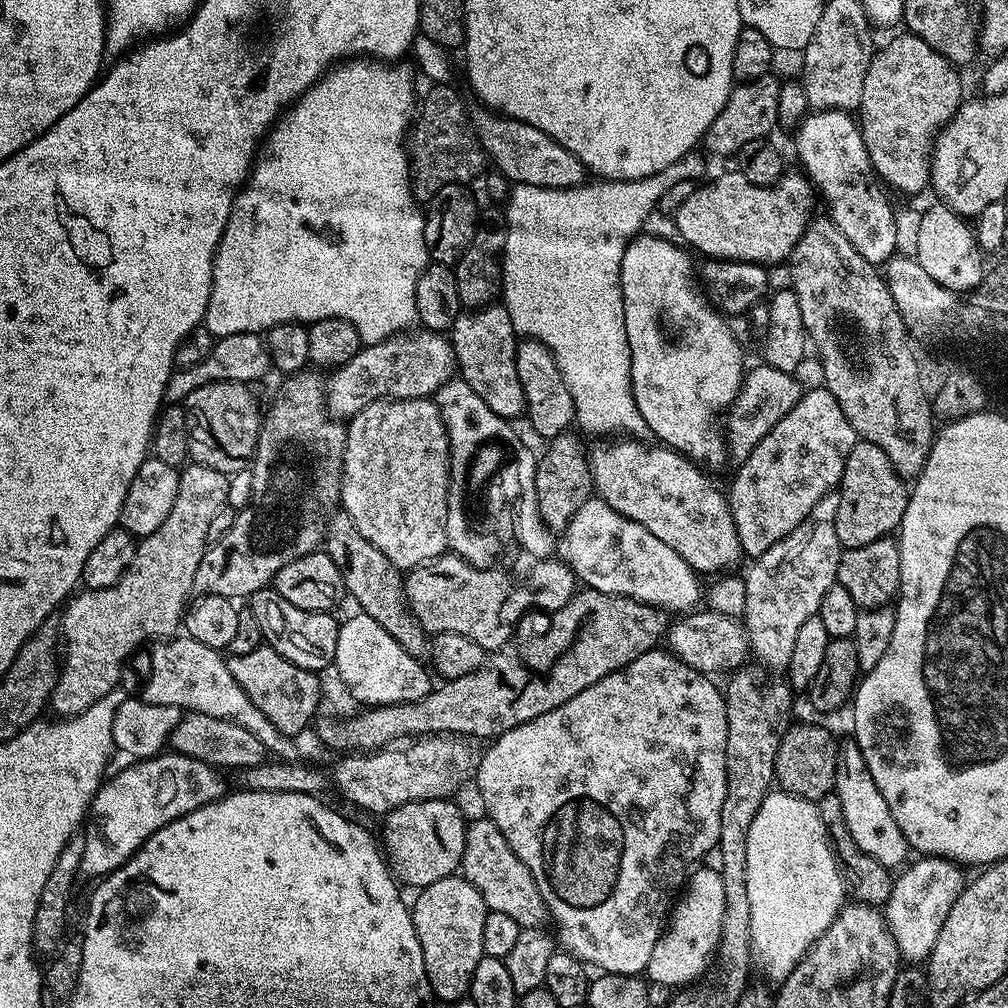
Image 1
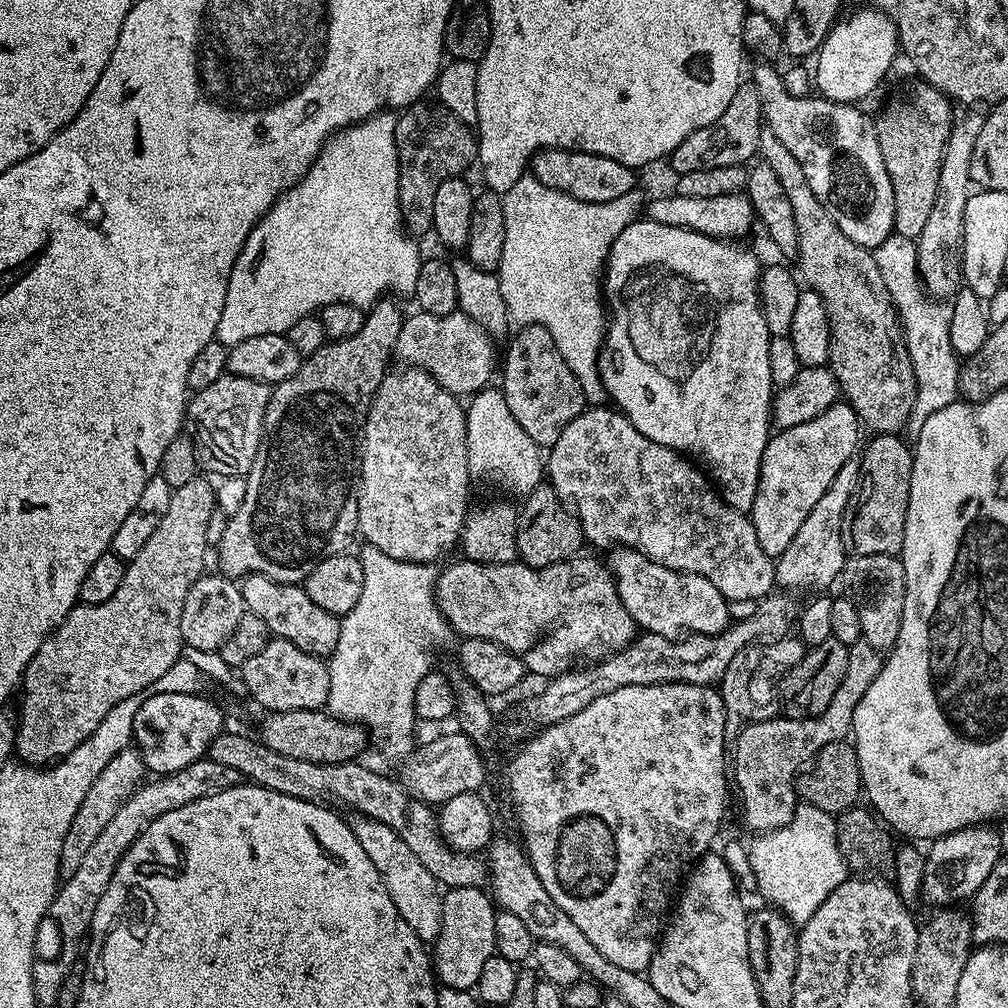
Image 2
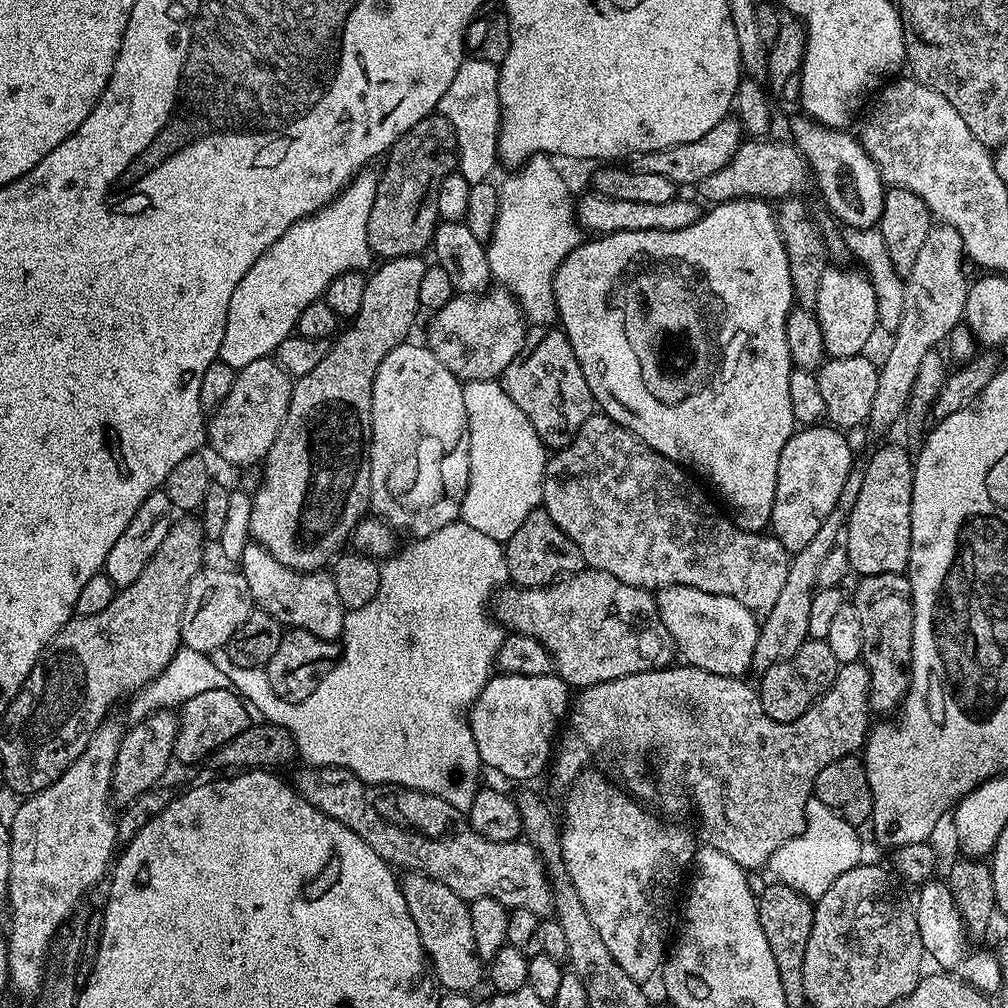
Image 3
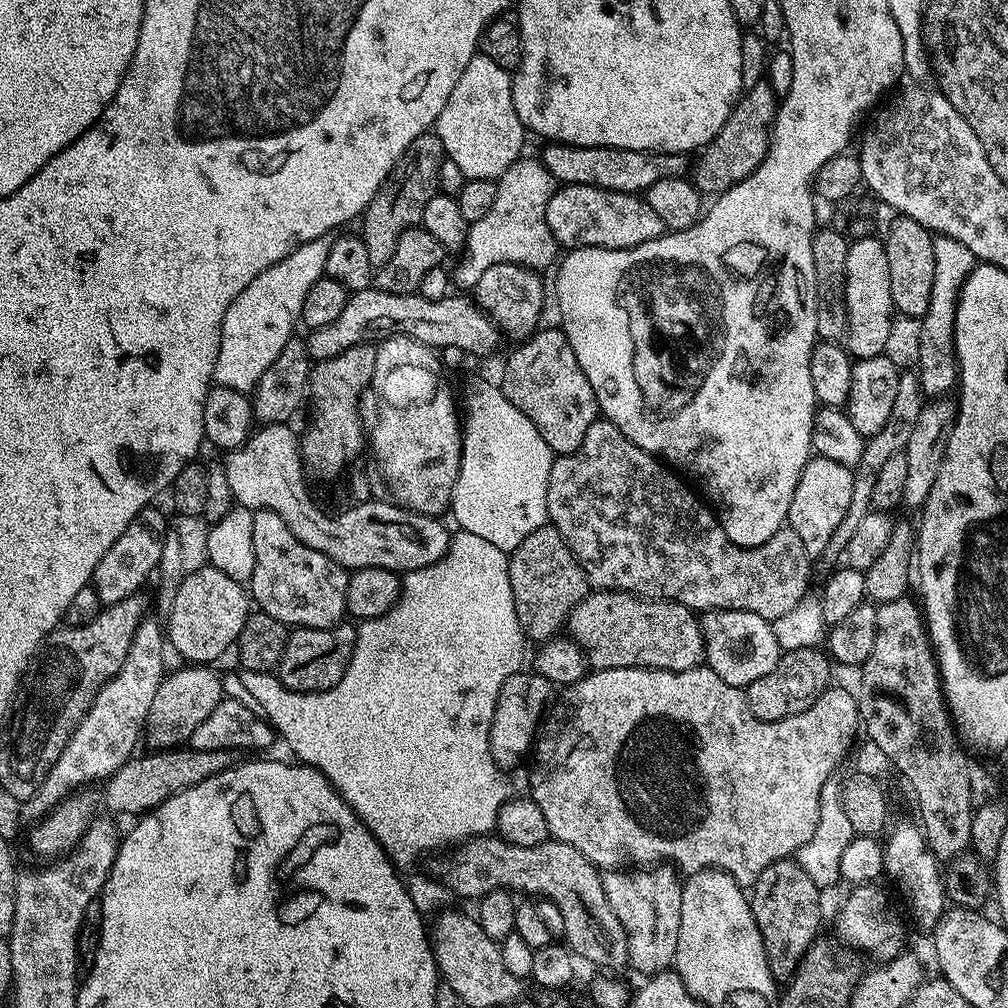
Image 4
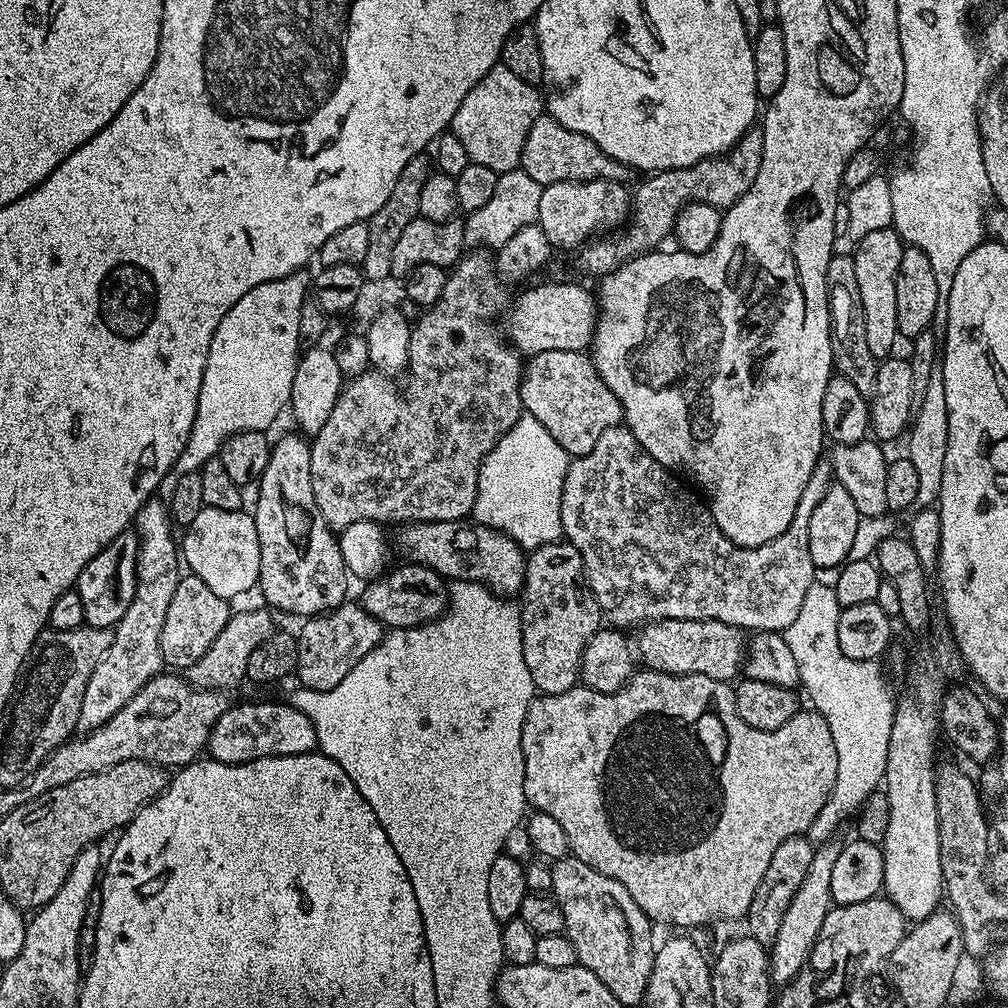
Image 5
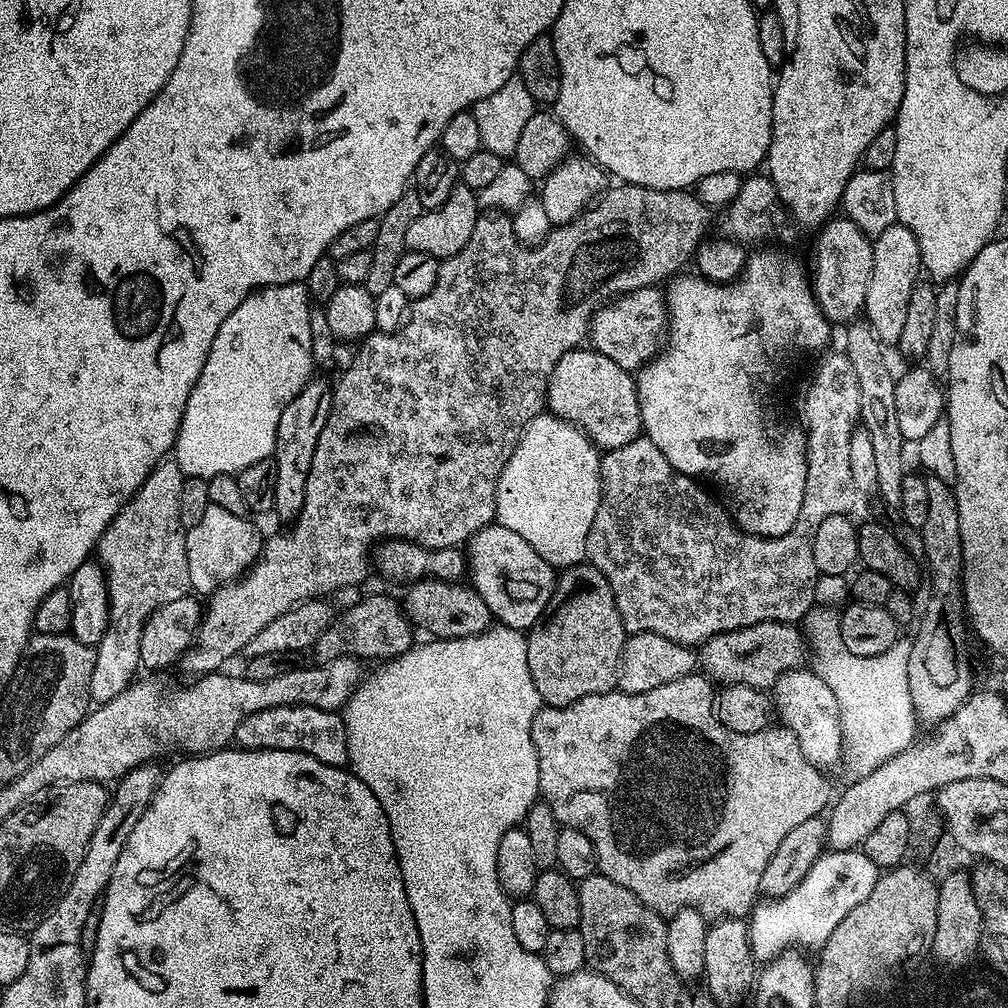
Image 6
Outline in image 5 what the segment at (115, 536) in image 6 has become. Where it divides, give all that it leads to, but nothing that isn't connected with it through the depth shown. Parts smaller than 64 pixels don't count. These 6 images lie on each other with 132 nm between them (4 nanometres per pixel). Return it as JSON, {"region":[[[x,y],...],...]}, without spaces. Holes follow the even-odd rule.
{"region":[[[153,498],[138,510],[134,521],[134,531],[137,538],[140,539],[140,553],[136,563],[136,589],[134,590],[134,602],[122,614],[122,618],[116,623],[112,634],[112,645],[110,650],[94,666],[94,674],[90,674],[90,682],[86,682],[86,690],[80,696],[80,713],[76,723],[76,732],[83,734],[92,732],[98,726],[110,722],[146,682],[150,682],[155,676],[161,675],[165,667],[160,649],[160,639],[162,638],[162,622],[166,622],[166,609],[170,607],[170,598],[174,598],[174,590],[178,590],[178,582],[182,575],[182,556],[178,551],[178,540],[172,537],[172,528],[174,521],[169,513],[168,505],[163,499]]]}

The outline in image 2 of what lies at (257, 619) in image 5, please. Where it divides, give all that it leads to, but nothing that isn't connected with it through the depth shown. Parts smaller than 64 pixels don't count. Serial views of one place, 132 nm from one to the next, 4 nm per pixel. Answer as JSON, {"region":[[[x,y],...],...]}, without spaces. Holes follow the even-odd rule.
{"region":[[[135,747],[123,748],[118,754],[114,754],[114,758],[110,758],[110,763],[102,769],[102,774],[94,778],[94,786],[86,790],[86,798],[82,798],[82,806],[78,806],[78,814],[74,814],[70,830],[66,830],[66,838],[62,838],[62,842],[58,845],[60,870],[65,877],[78,870],[82,857],[89,852],[90,846],[98,839],[98,834],[102,834],[102,829],[109,824],[110,818],[118,814],[118,806],[126,803],[145,780],[144,760]]]}

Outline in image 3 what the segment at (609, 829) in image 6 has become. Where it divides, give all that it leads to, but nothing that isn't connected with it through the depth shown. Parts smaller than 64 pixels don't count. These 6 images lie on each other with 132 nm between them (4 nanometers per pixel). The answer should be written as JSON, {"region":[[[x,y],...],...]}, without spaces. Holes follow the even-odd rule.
{"region":[[[860,660],[839,665],[834,682],[824,695],[809,706],[806,714],[787,724],[764,713],[759,691],[753,685],[751,688],[747,679],[710,674],[691,666],[676,667],[657,666],[650,672],[579,689],[563,721],[558,755],[550,773],[558,783],[570,786],[591,765],[588,764],[591,760],[605,752],[617,774],[624,779],[623,787],[630,790],[635,799],[653,806],[685,792],[696,807],[699,839],[707,847],[722,850],[722,854],[734,858],[745,870],[763,869],[778,846],[802,834],[806,802],[813,799],[818,774],[822,774],[830,762],[838,762],[838,758],[863,749],[870,731],[870,670]]]}

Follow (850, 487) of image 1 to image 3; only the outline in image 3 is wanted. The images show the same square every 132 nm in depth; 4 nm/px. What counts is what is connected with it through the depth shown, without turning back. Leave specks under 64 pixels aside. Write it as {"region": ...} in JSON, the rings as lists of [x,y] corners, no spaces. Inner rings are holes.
{"region":[[[884,444],[863,465],[862,491],[854,498],[854,510],[848,515],[848,527],[843,537],[843,547],[848,550],[848,566],[857,577],[874,574],[904,574],[910,558],[910,510],[912,509],[912,470],[914,456],[900,444]]]}

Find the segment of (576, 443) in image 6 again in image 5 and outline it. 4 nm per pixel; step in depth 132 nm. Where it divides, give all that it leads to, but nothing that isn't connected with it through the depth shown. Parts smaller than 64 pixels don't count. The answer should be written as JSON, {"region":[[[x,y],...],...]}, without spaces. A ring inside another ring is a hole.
{"region":[[[522,414],[504,437],[490,450],[482,462],[478,474],[476,501],[472,507],[472,516],[477,525],[492,528],[495,532],[506,534],[525,550],[531,550],[543,544],[552,544],[564,535],[562,526],[562,492],[568,473],[570,457],[558,442],[546,431],[546,426],[538,418]]]}

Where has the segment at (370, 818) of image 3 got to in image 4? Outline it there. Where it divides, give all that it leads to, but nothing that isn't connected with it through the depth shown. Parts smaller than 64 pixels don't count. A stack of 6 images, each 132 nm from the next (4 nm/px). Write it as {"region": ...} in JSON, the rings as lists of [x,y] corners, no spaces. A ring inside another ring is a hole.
{"region":[[[489,834],[474,836],[470,840],[463,841],[453,852],[456,853],[453,854],[452,860],[446,861],[440,868],[441,874],[439,873],[449,893],[457,892],[460,896],[479,898],[503,888],[513,894],[524,891],[532,895],[529,897],[554,902],[554,906],[558,906],[562,914],[564,923],[563,943],[571,948],[581,961],[589,960],[598,968],[596,970],[607,970],[612,974],[619,973],[619,968],[629,967],[626,934],[622,930],[622,922],[618,922],[618,914],[610,910],[601,873],[595,864],[589,862],[582,854],[578,854],[574,846],[566,846],[566,842],[551,838],[544,840],[538,846],[514,846],[500,839],[499,835]]]}

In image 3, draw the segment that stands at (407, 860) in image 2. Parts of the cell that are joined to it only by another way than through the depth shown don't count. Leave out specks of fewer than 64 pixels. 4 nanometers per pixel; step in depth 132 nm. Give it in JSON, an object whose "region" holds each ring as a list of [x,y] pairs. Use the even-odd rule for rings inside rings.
{"region":[[[421,872],[403,873],[400,889],[406,898],[406,910],[418,926],[418,938],[422,938],[424,952],[441,989],[449,992],[471,993],[471,988],[482,984],[486,968],[474,946],[474,928],[470,926],[470,907],[450,886],[442,886],[434,878]]]}

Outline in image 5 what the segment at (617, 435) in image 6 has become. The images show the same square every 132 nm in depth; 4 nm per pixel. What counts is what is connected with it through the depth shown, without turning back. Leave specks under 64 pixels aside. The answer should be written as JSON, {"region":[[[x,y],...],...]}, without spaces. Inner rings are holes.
{"region":[[[546,350],[531,357],[524,364],[524,373],[520,379],[520,397],[524,403],[523,411],[538,418],[538,422],[542,422],[542,426],[546,426],[546,431],[553,436],[554,442],[558,442],[558,446],[562,446],[562,450],[566,450],[572,458],[590,454],[590,450],[594,450],[598,438],[601,437],[602,430],[617,427],[624,418],[618,398],[614,398],[610,386],[602,382],[591,355],[584,352]]]}

